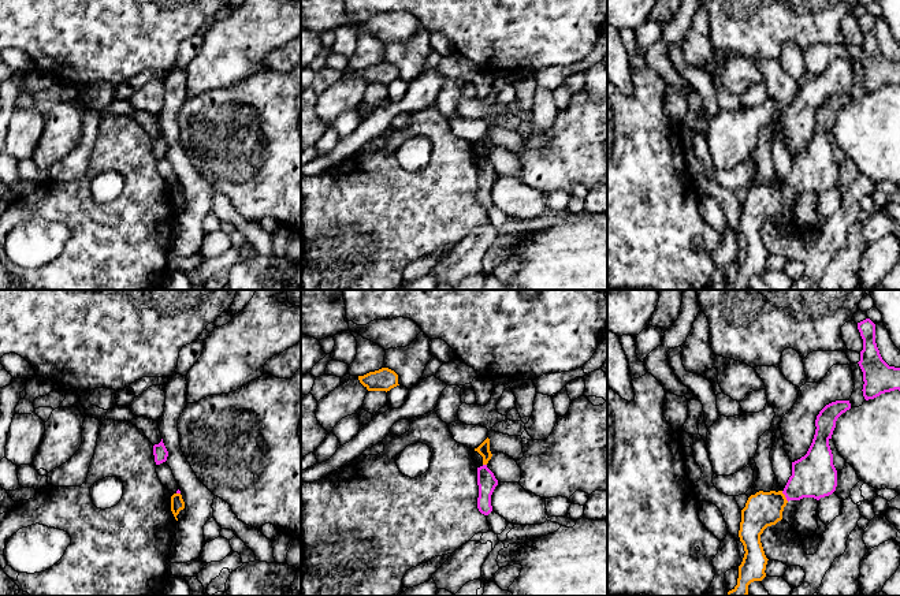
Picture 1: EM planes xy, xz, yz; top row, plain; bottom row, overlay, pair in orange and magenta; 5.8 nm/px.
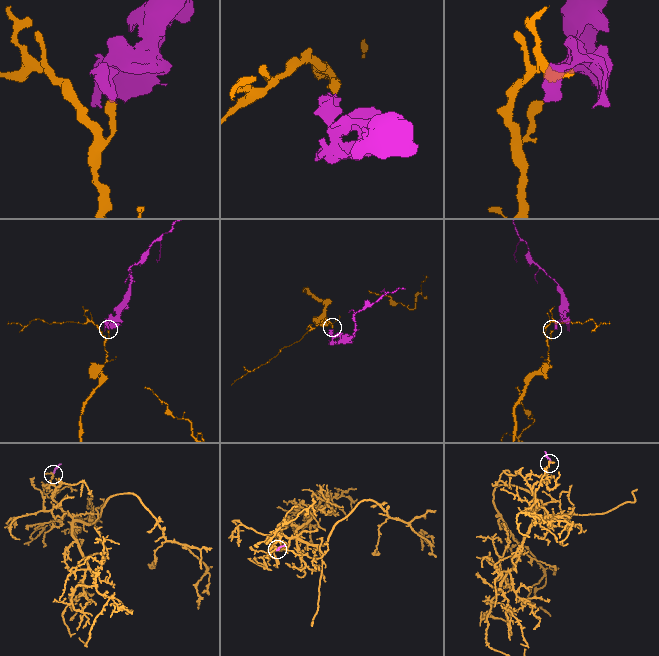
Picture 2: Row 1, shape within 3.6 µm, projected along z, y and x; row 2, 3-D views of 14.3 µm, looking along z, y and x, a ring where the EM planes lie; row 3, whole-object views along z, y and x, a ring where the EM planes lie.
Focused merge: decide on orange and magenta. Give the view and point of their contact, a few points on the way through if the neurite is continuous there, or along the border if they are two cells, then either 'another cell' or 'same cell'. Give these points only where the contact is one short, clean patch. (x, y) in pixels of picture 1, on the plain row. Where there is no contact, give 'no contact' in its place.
meets orange in yz at (784, 190); border along yz (781, 185), (788, 194); another cell

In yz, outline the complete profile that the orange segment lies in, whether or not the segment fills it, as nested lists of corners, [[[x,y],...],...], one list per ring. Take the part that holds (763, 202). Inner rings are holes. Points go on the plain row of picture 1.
[[[759,185],[751,189],[741,204],[739,231],[744,239],[744,252],[739,260],[737,279],[728,290],[747,290],[748,279],[766,271],[767,252],[765,249],[760,228],[767,220],[782,213],[782,205],[788,194],[782,185]]]

